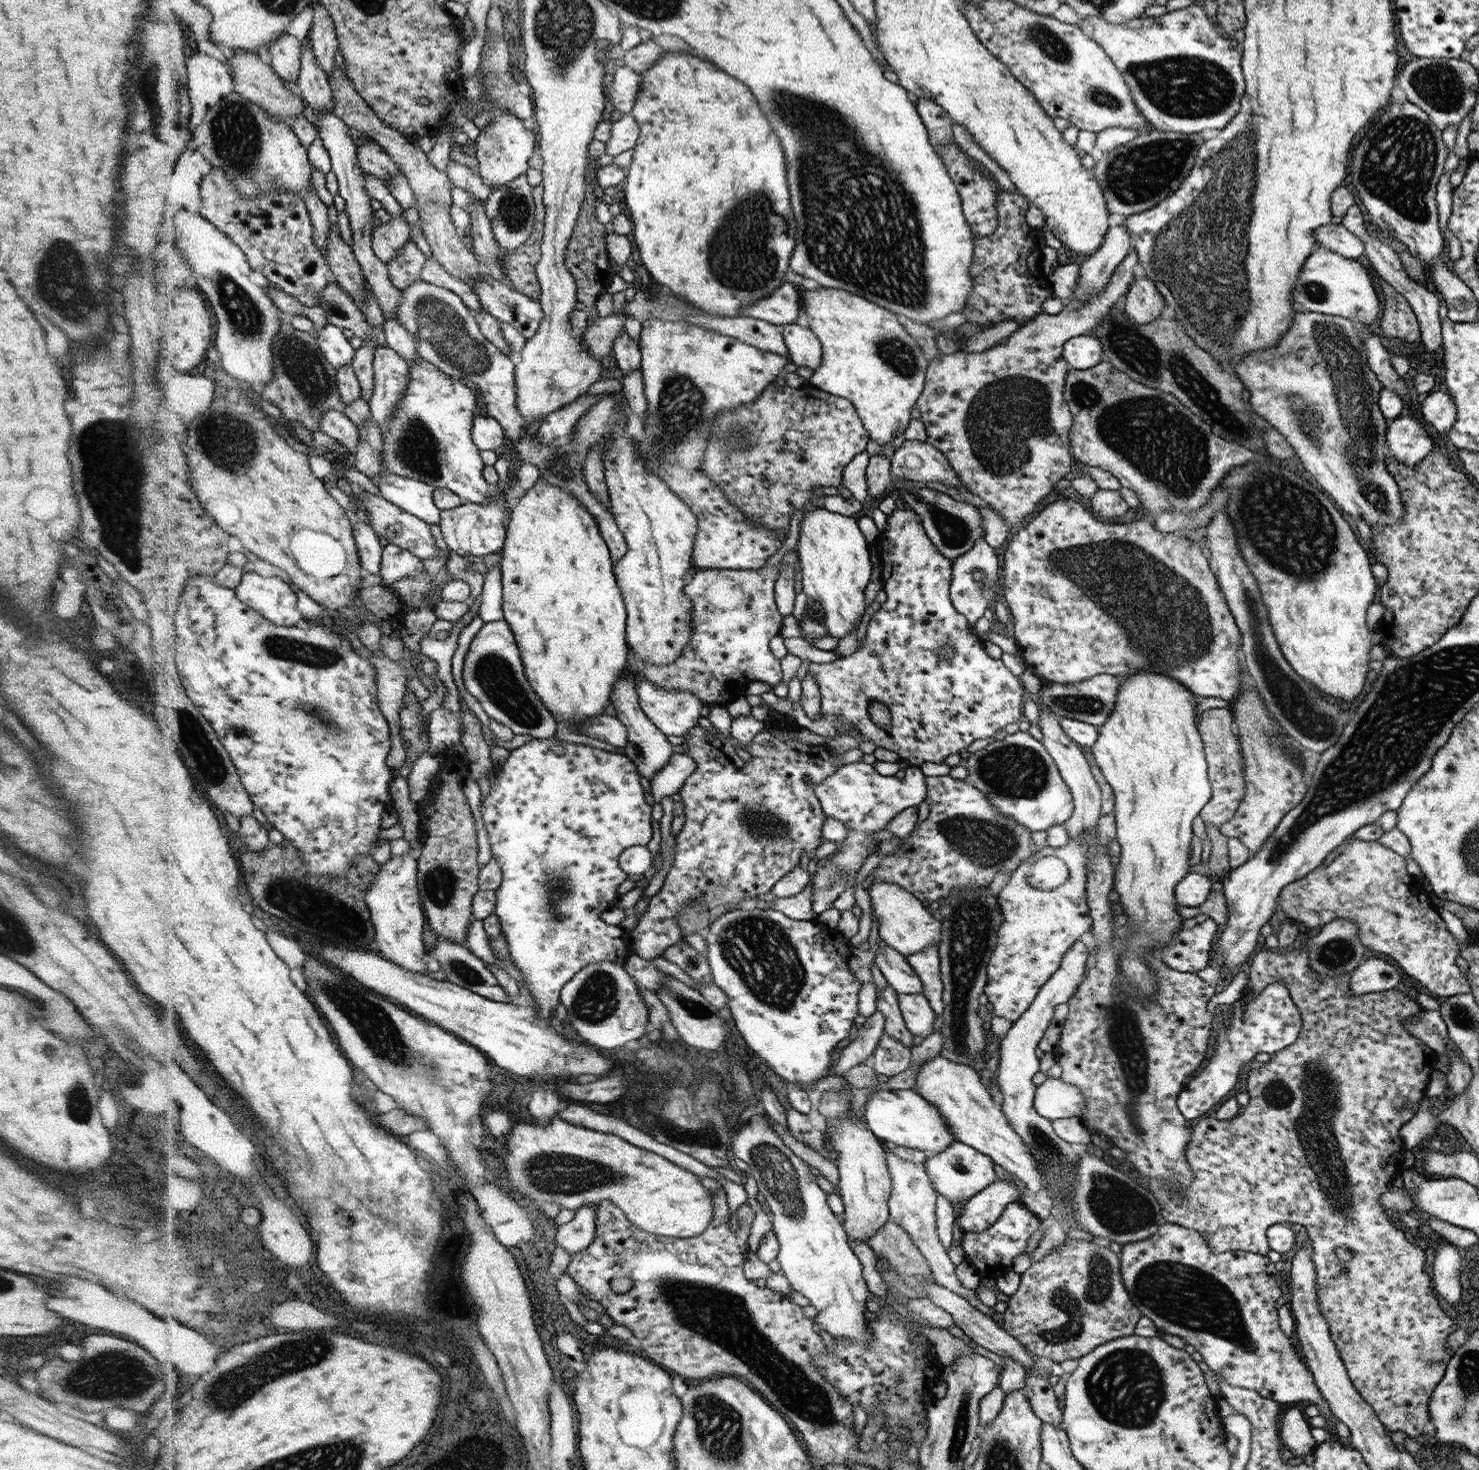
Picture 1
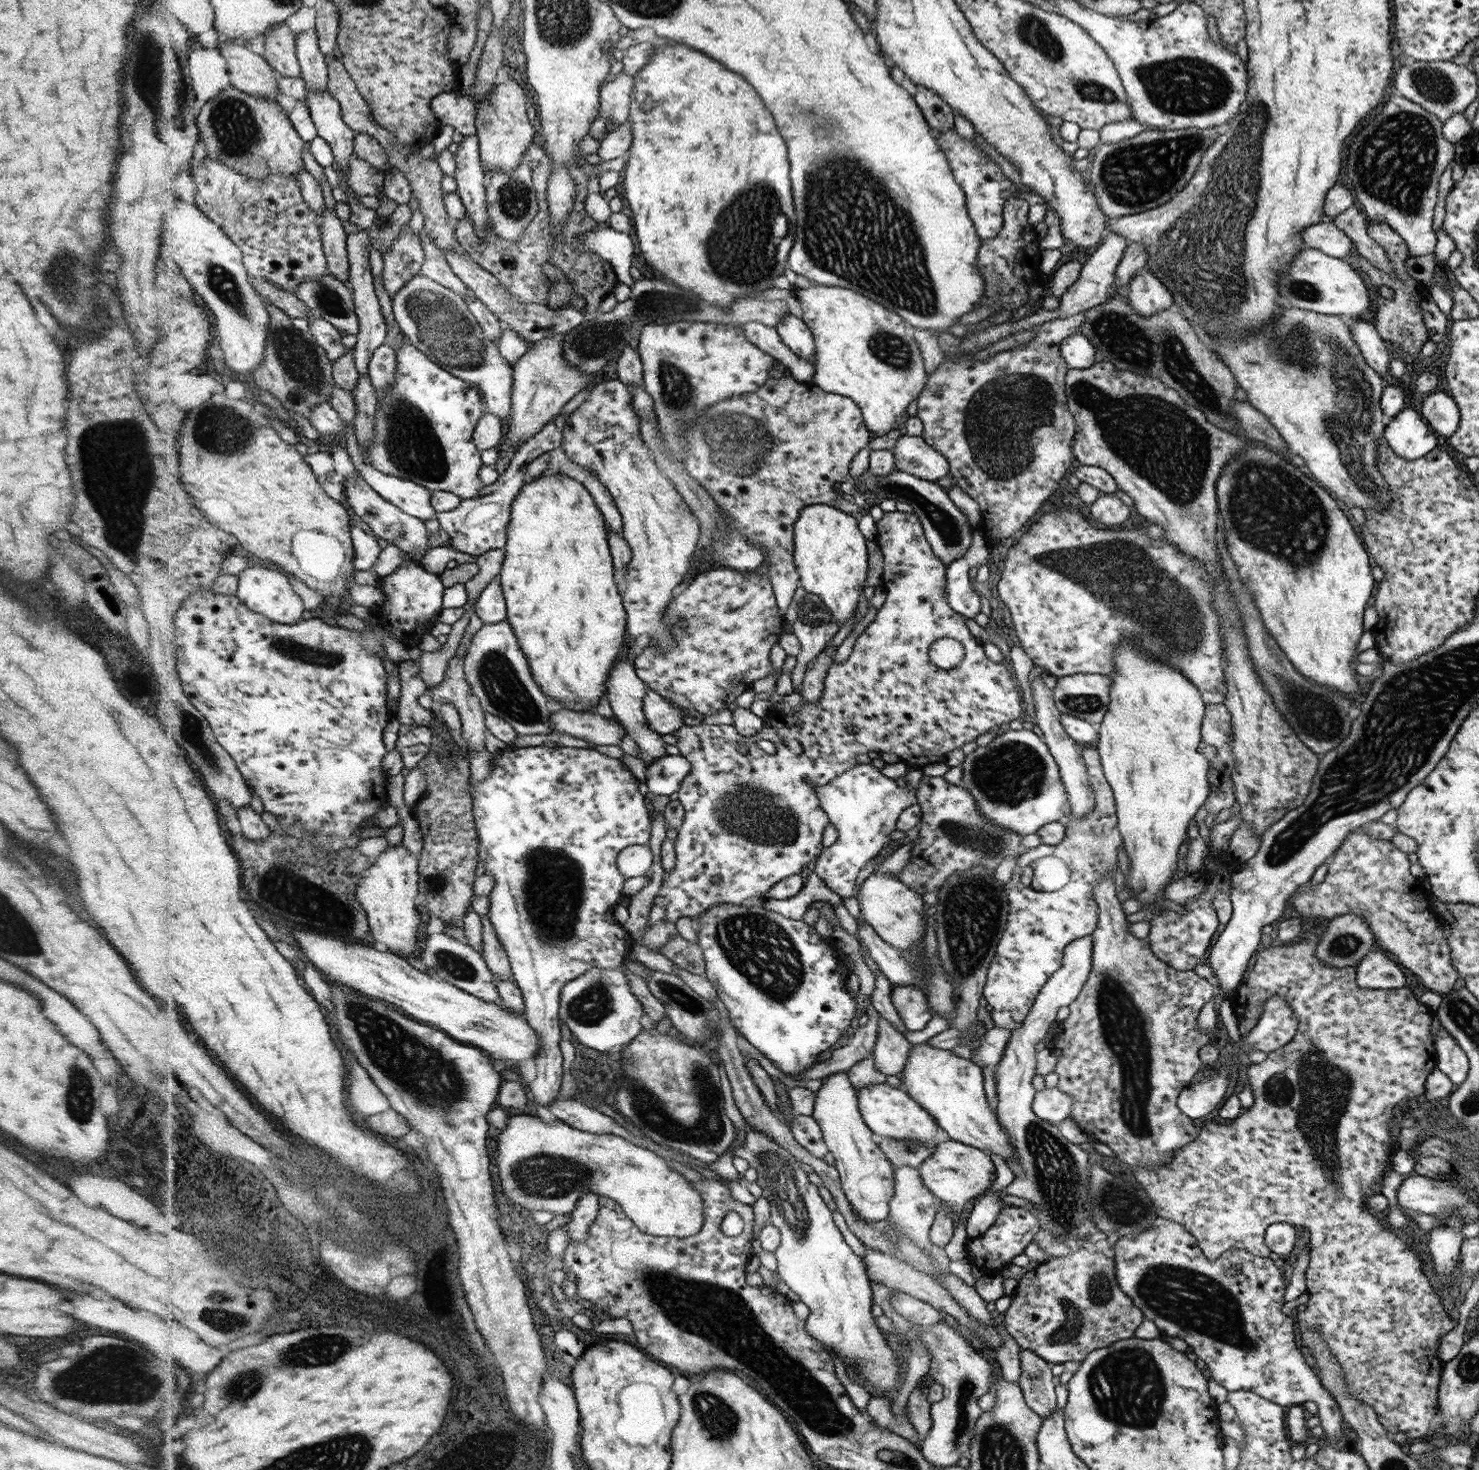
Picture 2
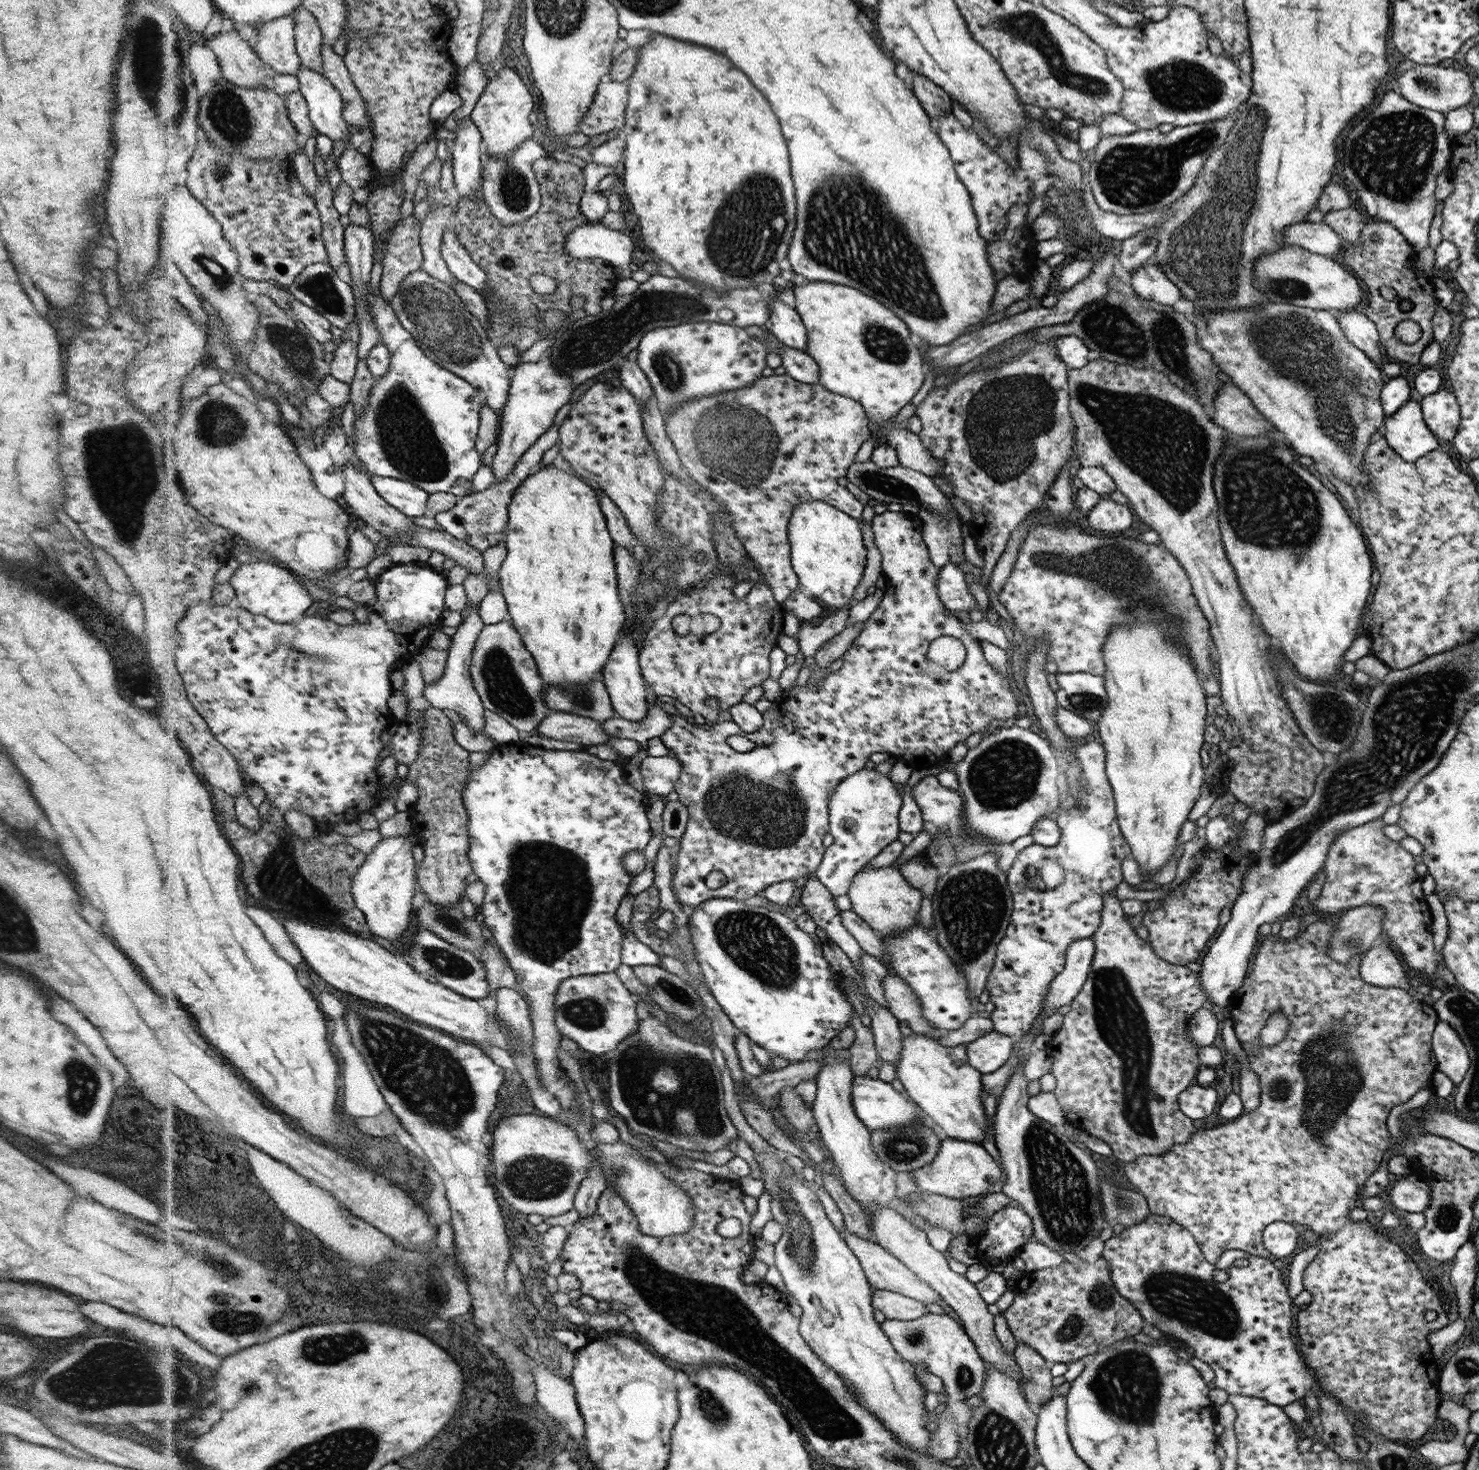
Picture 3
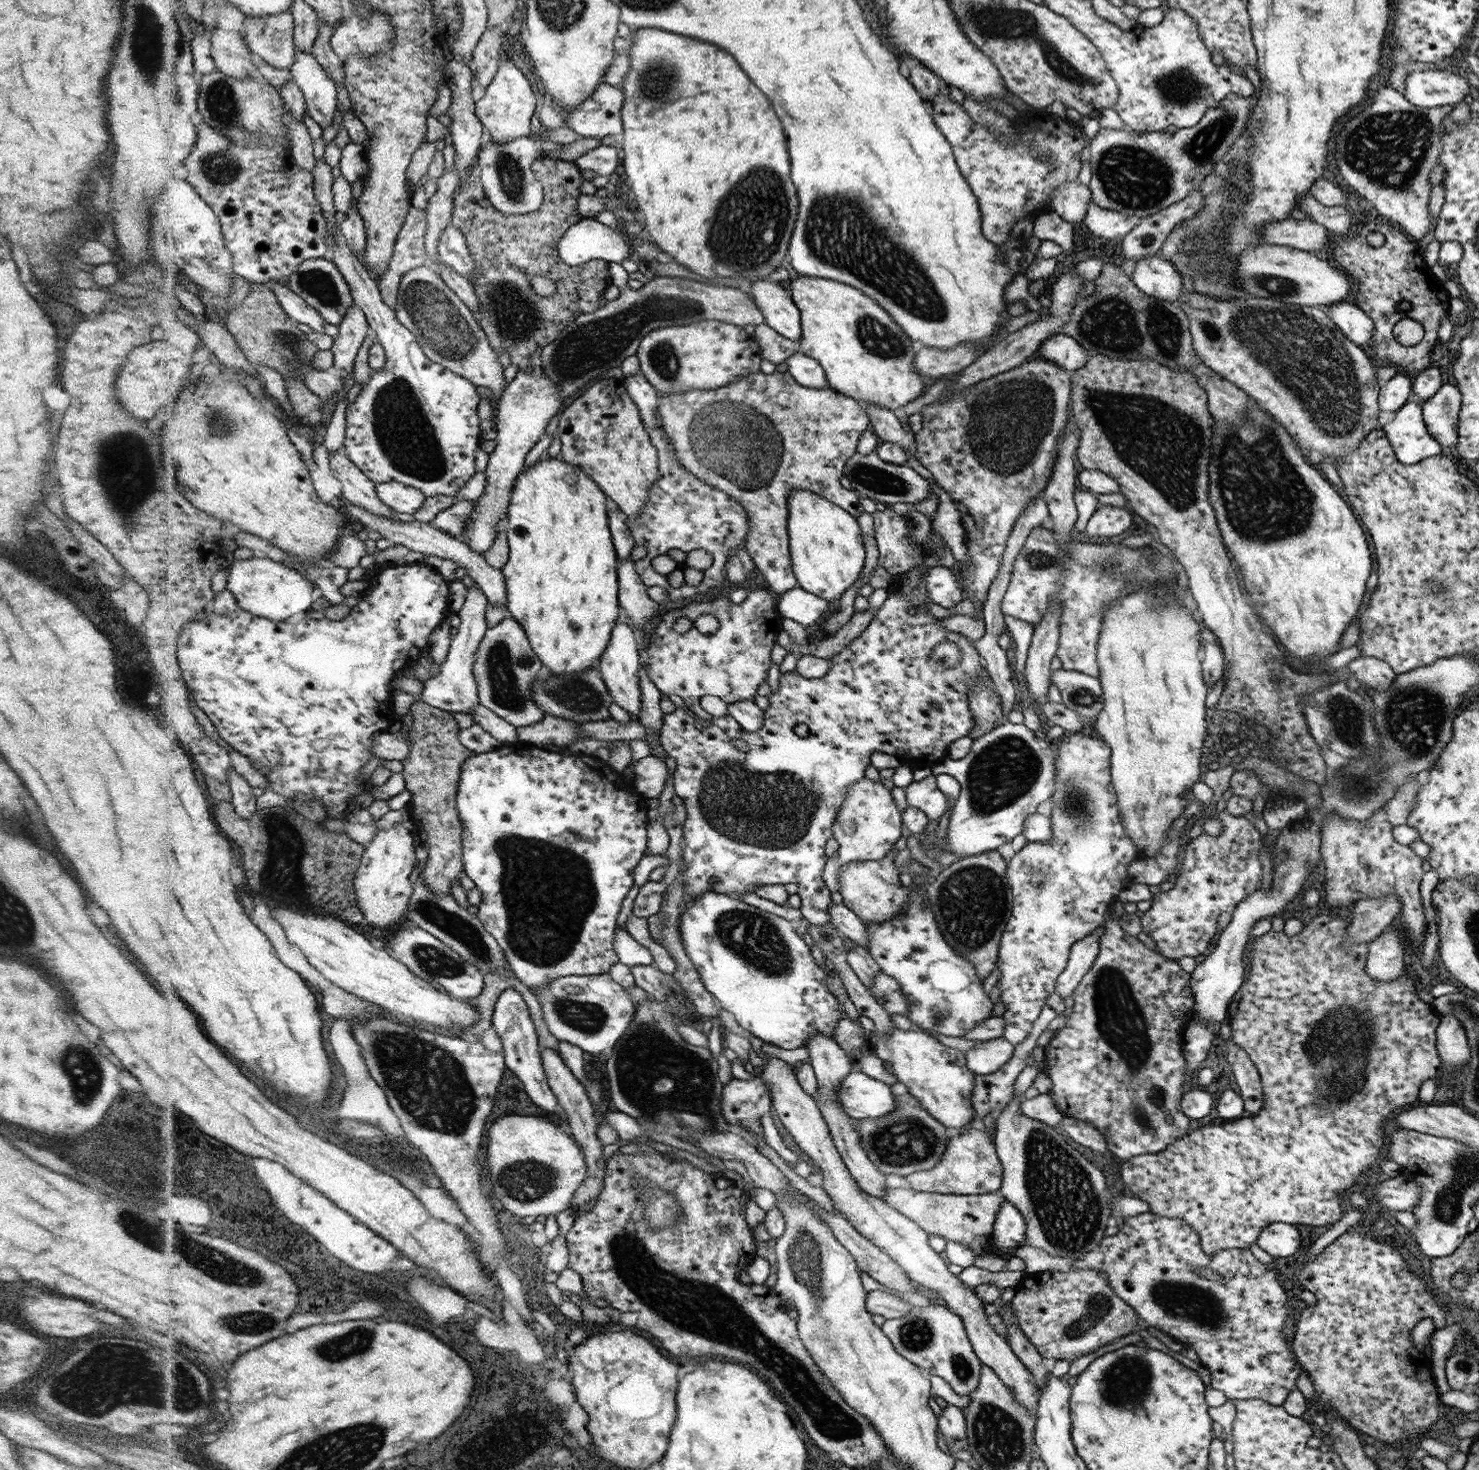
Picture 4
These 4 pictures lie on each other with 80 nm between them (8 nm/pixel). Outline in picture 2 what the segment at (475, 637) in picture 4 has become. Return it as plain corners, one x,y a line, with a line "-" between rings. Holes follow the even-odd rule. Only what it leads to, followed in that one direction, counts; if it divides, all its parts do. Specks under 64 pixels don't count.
454,656
447,665
444,681
428,692
433,701
452,704
461,716
462,740
467,743
468,752
482,752
485,749
486,712
480,700
472,694
464,678
464,658

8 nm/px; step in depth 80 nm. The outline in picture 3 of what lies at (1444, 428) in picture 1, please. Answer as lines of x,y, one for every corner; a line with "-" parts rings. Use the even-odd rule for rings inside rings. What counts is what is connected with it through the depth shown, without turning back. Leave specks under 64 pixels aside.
1439,390
1425,396
1421,403
1423,419
1430,432
1444,442
1451,441
1457,433
1461,410
1454,391

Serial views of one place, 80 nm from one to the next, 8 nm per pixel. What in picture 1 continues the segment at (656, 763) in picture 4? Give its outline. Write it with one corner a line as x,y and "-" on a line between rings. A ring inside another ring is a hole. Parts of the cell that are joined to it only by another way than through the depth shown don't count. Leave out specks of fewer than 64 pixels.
674,753
649,780
654,801
660,801
665,796
679,792
697,768
694,758
685,753

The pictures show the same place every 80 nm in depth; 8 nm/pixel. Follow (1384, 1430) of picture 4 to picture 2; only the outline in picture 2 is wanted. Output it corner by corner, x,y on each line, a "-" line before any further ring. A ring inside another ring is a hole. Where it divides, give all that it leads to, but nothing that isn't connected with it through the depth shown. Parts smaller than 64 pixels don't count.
1306,934
1302,941
1292,944
1275,943
1256,954
1253,959
1252,970
1244,984
1237,986
1236,990
1229,996
1232,1010
1238,1019
1240,1034
1248,1034
1262,1016
1264,1005
1268,999
1275,994
1279,994
1290,1005
1298,1019
1298,1028
1295,1037
1284,1046
1277,1048
1274,1052
1267,1053
1267,1058
1260,1063
1251,1063
1247,1067
1249,1084
1254,1095
1254,1104
1244,1110
1240,1117
1232,1121
1217,1121
1212,1123
1210,1120
1203,1120
1199,1138
1190,1142
1177,1153
1175,1161
1170,1166
1160,1166
1160,1168
1131,1168
1137,1182
1144,1186
1144,1191
1151,1196
1159,1212
1159,1217
1172,1219
1180,1223
1188,1231
1191,1231
1198,1240
1203,1253
1209,1259
1216,1259
1230,1249
1242,1249
1251,1251
1252,1254
1261,1257
1270,1257
1271,1249
1266,1243
1266,1230
1268,1226
1277,1222
1288,1223
1291,1225
1301,1225
1308,1229
1311,1234
1312,1249
1309,1252
1310,1261
1305,1274
1305,1284
1309,1300
1306,1308
1297,1314
1297,1320
1305,1322
1311,1328
1319,1330
1323,1341
1327,1344
1329,1351
1335,1356
1340,1365
1345,1387
1347,1391
1360,1402
1365,1402
1371,1406
1374,1413
1378,1416
1378,1422
1389,1431
1389,1436
1394,1436
1395,1431
1407,1433
1409,1442
1414,1438
1426,1435
1430,1422
1436,1416
1438,1404
1438,1391
1441,1381
1441,1374
1445,1363
1438,1357
1438,1346
1442,1336
1450,1332
1457,1324
1454,1324
1448,1314
1444,1312
1444,1307
1440,1303
1440,1297
1430,1285
1430,1280
1422,1272
1422,1262
1416,1253
1406,1245
1397,1235
1392,1233
1380,1224
1380,1220
1368,1207
1370,1198
1381,1193
1371,1193
1375,1188
1375,1183
1384,1183
1386,1174
1392,1170
1392,1156
1394,1152
1389,1152
1394,1148
1392,1142
1392,1132
1390,1132
1390,1121
1394,1116
1392,1109
1402,1100
1418,1098
1425,1094
1425,1084
1428,1075
1437,1067
1437,1057
1435,1043
1431,1037
1431,1026
1433,1023
1434,1011
1421,1004
1412,991
1406,986
1393,989
1371,989
1361,987
1356,980
1356,966
1344,968
1334,968
1326,966
1320,962
1316,949
1319,946
1319,937
1316,934

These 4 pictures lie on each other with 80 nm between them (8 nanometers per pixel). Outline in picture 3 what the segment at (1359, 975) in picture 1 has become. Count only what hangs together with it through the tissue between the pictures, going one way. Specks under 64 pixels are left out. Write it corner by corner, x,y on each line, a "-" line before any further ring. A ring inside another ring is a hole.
1384,939
1364,953
1359,969
1368,984
1403,989
1409,987
1398,953

